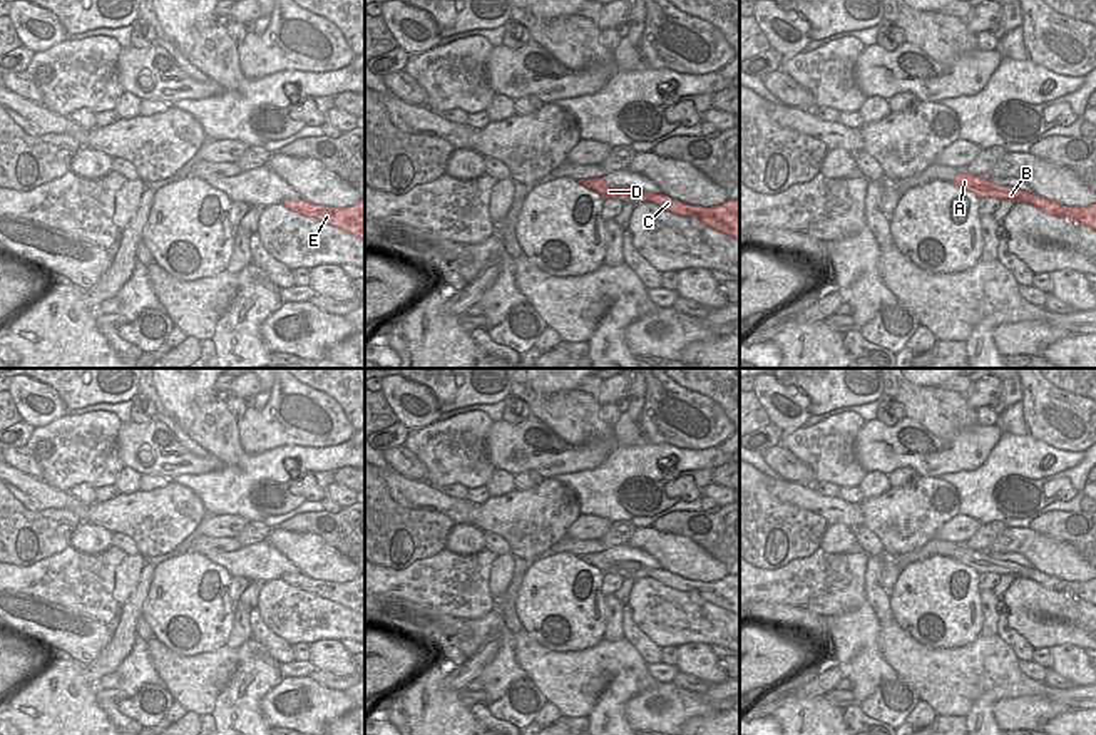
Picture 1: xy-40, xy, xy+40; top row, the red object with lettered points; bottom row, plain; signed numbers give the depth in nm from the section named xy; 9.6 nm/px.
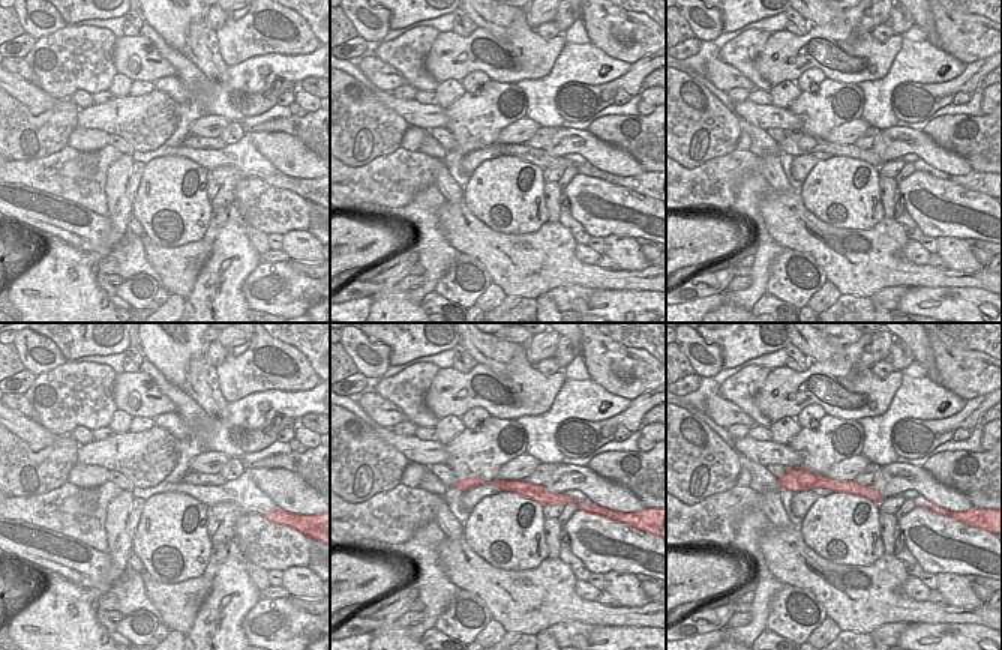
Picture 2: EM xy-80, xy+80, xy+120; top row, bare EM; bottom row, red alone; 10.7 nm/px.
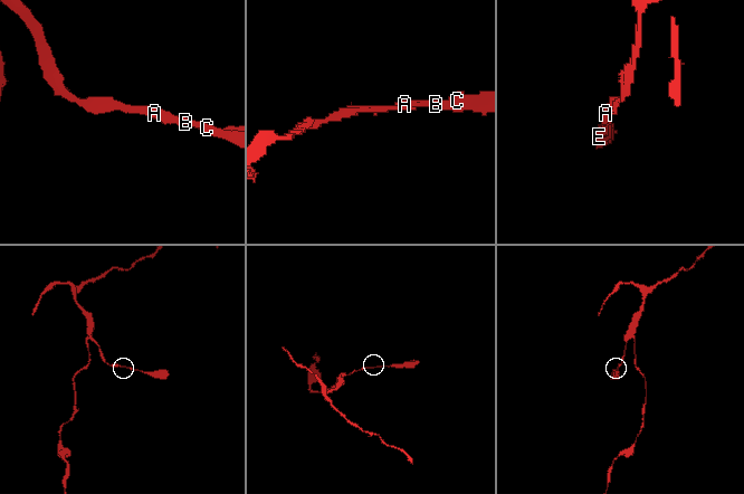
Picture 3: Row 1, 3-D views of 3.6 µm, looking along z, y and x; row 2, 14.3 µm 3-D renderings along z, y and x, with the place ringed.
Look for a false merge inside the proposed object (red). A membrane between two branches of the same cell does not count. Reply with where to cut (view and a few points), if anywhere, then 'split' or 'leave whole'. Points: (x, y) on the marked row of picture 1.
no cut | leave whole

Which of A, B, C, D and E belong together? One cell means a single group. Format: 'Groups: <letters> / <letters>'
Groups: A B C D E.

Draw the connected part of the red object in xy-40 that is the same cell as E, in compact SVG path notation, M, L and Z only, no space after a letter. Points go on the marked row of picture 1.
M301 198L283 199L279 204L293 213L340 228L365 241L365 199L348 208L318 206Z

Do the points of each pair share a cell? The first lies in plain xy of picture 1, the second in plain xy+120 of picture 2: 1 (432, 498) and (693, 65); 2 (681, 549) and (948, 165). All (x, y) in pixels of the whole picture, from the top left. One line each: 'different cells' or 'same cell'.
1: different cells
2: same cell

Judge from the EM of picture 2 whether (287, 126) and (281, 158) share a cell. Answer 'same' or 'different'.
different

